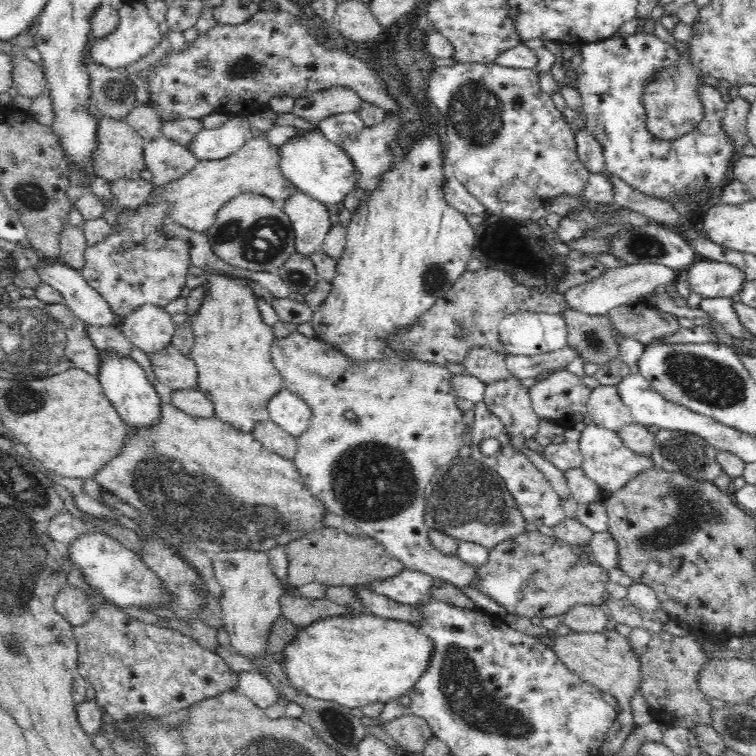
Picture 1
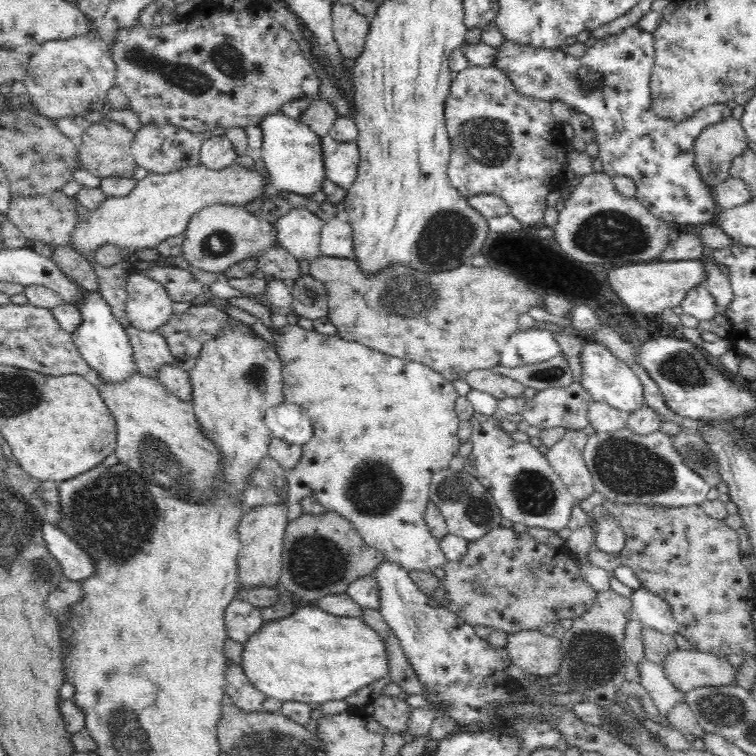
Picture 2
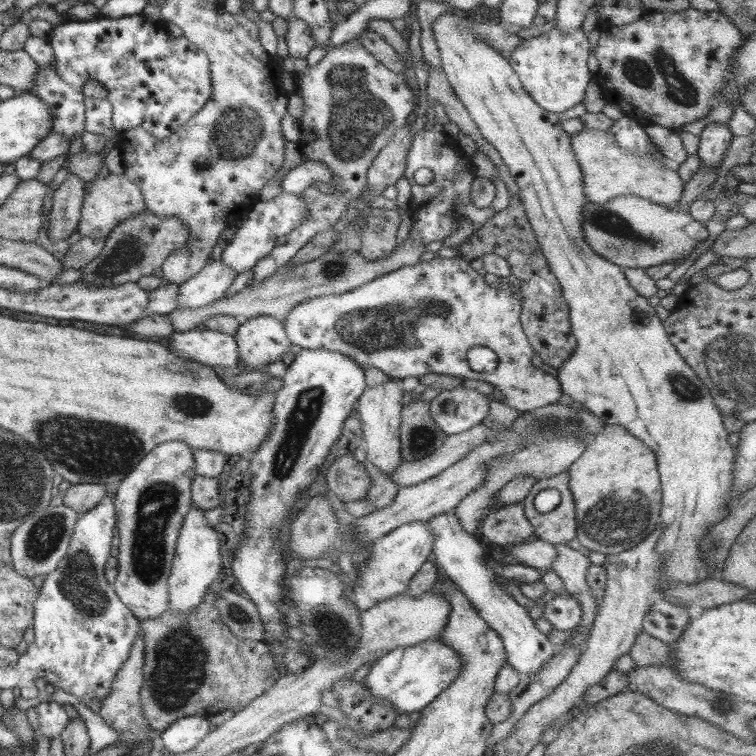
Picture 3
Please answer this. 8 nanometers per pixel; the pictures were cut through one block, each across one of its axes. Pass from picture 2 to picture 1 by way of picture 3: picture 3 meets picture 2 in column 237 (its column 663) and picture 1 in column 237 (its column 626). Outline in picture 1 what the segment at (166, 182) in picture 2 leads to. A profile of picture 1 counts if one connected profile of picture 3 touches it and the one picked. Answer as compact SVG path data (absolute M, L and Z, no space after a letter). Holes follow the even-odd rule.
M262 132L262 136L258 138L250 136L236 154L230 154L230 158L222 158L220 162L198 162L194 170L190 170L190 174L186 174L184 178L166 186L154 184L150 204L174 206L170 222L204 234L214 226L218 210L240 194L260 194L272 200L288 200L296 192L298 188L288 178L284 178L280 170L280 148L272 146Z

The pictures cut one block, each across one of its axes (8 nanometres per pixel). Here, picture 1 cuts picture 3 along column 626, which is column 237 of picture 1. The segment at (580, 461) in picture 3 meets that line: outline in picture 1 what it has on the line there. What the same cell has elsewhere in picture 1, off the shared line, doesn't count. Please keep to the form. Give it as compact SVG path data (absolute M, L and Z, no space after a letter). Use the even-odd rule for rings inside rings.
M162 404L162 414L160 414L160 422L152 428L136 428L134 432L128 430L128 440L122 446L120 454L116 458L110 460L110 464L106 464L94 478L98 482L98 486L102 488L102 492L110 492L112 496L118 496L120 500L132 504L134 508L138 508L144 516L150 518L152 524L168 530L170 534L174 534L180 542L190 544L192 548L200 550L202 554L208 554L208 558L214 558L220 552L228 552L228 550L260 550L260 552L280 552L284 550L292 540L300 540L306 534L310 534L312 530L320 530L324 528L324 514L328 514L328 508L324 502L320 502L316 496L310 494L310 490L302 484L302 476L298 474L300 470L296 468L294 460L286 460L282 456L278 456L276 452L268 450L260 440L256 440L254 434L250 432L240 432L238 428L222 422L220 418L196 418L190 416L182 410L178 410L174 404Z

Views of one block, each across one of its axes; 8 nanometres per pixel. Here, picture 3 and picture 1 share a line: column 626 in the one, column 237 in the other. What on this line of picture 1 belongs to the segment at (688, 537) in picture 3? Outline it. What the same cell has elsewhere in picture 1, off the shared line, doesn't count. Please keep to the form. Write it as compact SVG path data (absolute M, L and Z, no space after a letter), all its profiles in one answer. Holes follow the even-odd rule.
M206 274L206 278L208 282L204 286L208 288L208 292L204 296L198 316L192 318L196 344L192 348L190 358L198 366L198 384L200 384L198 390L204 392L206 398L214 404L214 418L220 418L222 422L238 428L244 434L246 432L252 434L258 422L270 418L270 412L268 412L270 398L274 398L274 394L278 394L284 388L284 378L280 376L272 360L272 342L276 340L276 334L272 326L266 326L262 322L260 310L256 306L258 296L250 288L250 280L246 278L230 280L218 274Z

